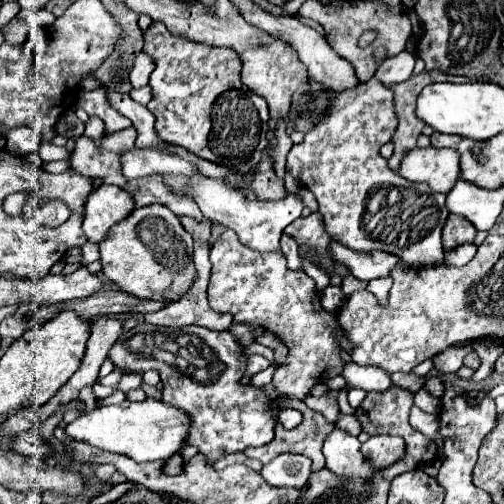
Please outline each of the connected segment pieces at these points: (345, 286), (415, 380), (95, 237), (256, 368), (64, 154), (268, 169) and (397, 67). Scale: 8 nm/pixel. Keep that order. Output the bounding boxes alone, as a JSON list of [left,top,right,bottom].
[[342,275,366,297],[390,373,426,395],[84,185,134,243],[246,355,270,377],[38,143,70,163],[248,155,286,201],[376,51,414,85]]

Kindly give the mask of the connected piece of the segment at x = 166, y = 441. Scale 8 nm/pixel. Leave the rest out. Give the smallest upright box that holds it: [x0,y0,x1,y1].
[64,397,190,463]

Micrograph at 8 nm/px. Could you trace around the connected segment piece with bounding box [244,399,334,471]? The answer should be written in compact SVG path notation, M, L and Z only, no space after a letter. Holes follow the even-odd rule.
M276 399L276 401L270 403L270 413L272 413L272 419L274 419L274 429L276 429L274 439L272 439L268 445L250 447L250 449L246 449L244 453L246 453L248 457L252 457L252 459L258 459L260 463L270 463L270 461L272 461L276 455L280 455L280 453L302 453L302 455L310 457L310 461L312 461L312 471L324 469L322 443L324 443L326 435L334 429L334 425L328 423L328 421L326 421L322 415L318 415L316 411L310 411L304 401L288 401L288 403L282 403L282 401ZM282 409L296 409L296 411L300 411L300 413L302 413L302 423L300 423L298 427L294 427L294 429L284 429L282 423L278 421L278 415L280 415Z

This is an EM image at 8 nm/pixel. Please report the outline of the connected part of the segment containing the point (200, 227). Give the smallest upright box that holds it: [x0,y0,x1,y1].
[180,217,210,241]

